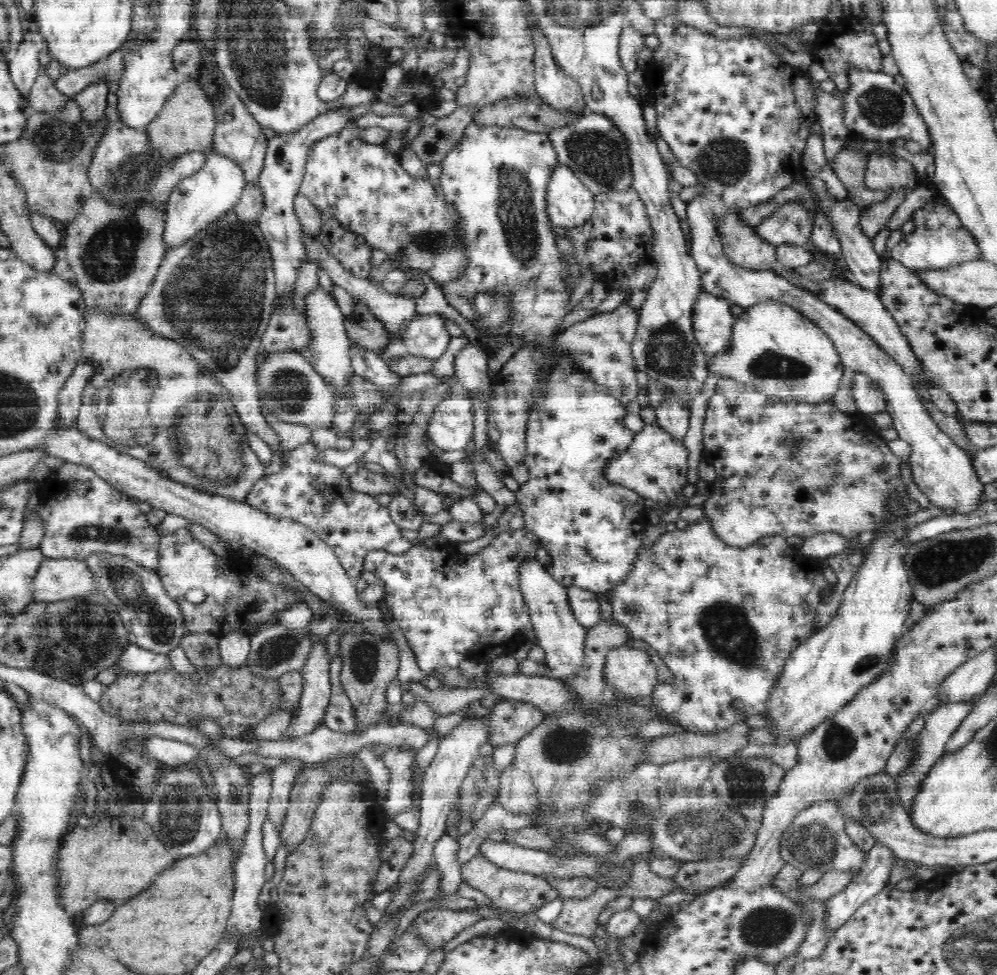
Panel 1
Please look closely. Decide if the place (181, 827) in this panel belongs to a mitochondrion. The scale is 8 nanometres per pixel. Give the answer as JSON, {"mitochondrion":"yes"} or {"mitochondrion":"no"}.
{"mitochondrion":"yes"}

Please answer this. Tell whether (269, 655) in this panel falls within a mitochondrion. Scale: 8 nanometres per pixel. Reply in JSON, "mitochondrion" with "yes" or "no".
{"mitochondrion":"yes"}

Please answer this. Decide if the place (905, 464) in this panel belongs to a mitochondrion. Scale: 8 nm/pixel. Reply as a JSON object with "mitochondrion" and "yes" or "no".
{"mitochondrion":"no"}

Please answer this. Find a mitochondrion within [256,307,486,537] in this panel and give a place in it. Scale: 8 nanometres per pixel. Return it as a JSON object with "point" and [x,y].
{"point":[289,387]}

